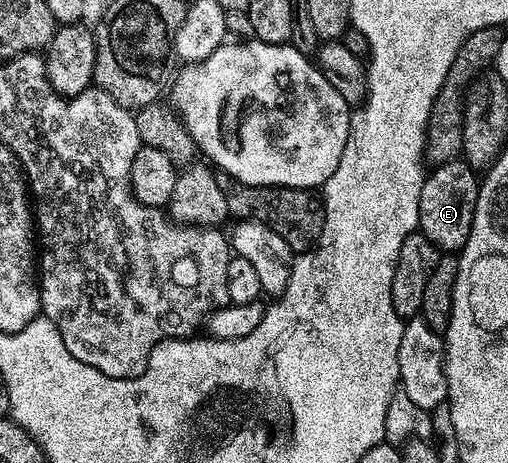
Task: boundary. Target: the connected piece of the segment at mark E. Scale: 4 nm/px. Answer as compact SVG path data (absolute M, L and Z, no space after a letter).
M448 162L428 171L419 196L419 230L427 235L441 252L460 252L471 236L471 224L475 216L478 171L468 162Z

